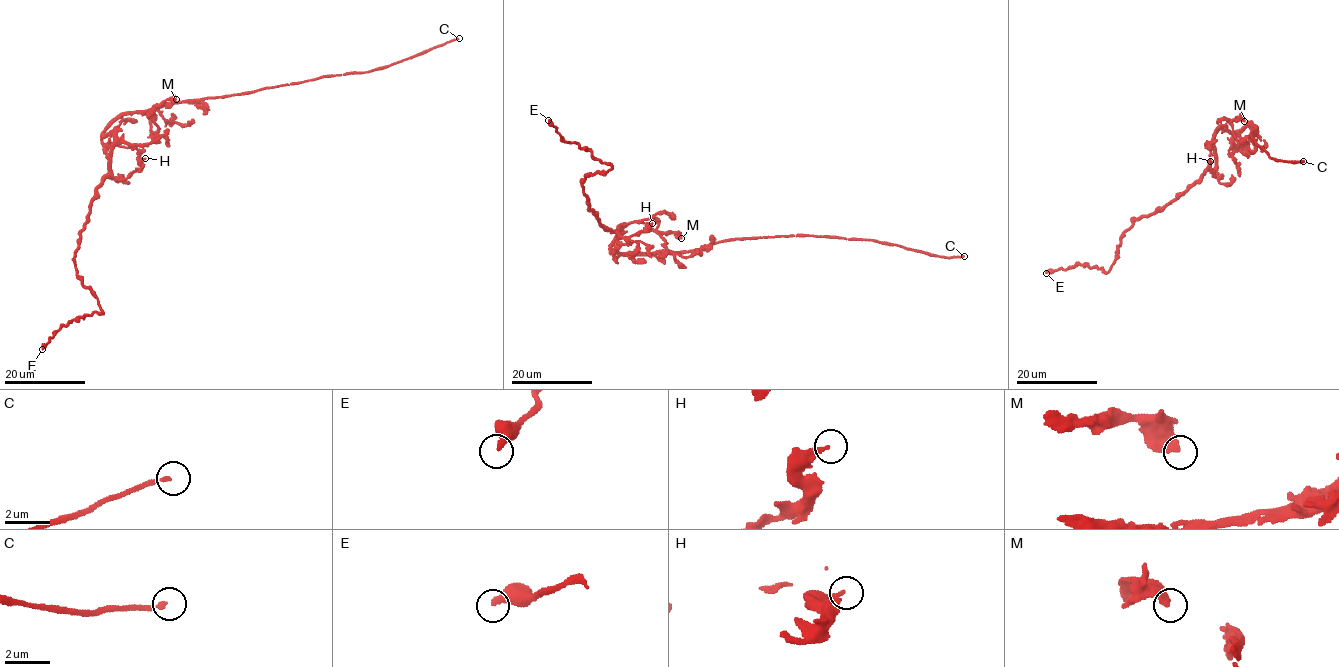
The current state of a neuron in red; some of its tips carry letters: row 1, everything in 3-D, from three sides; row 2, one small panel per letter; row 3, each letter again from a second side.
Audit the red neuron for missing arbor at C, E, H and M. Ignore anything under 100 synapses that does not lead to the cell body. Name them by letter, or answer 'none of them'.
C

